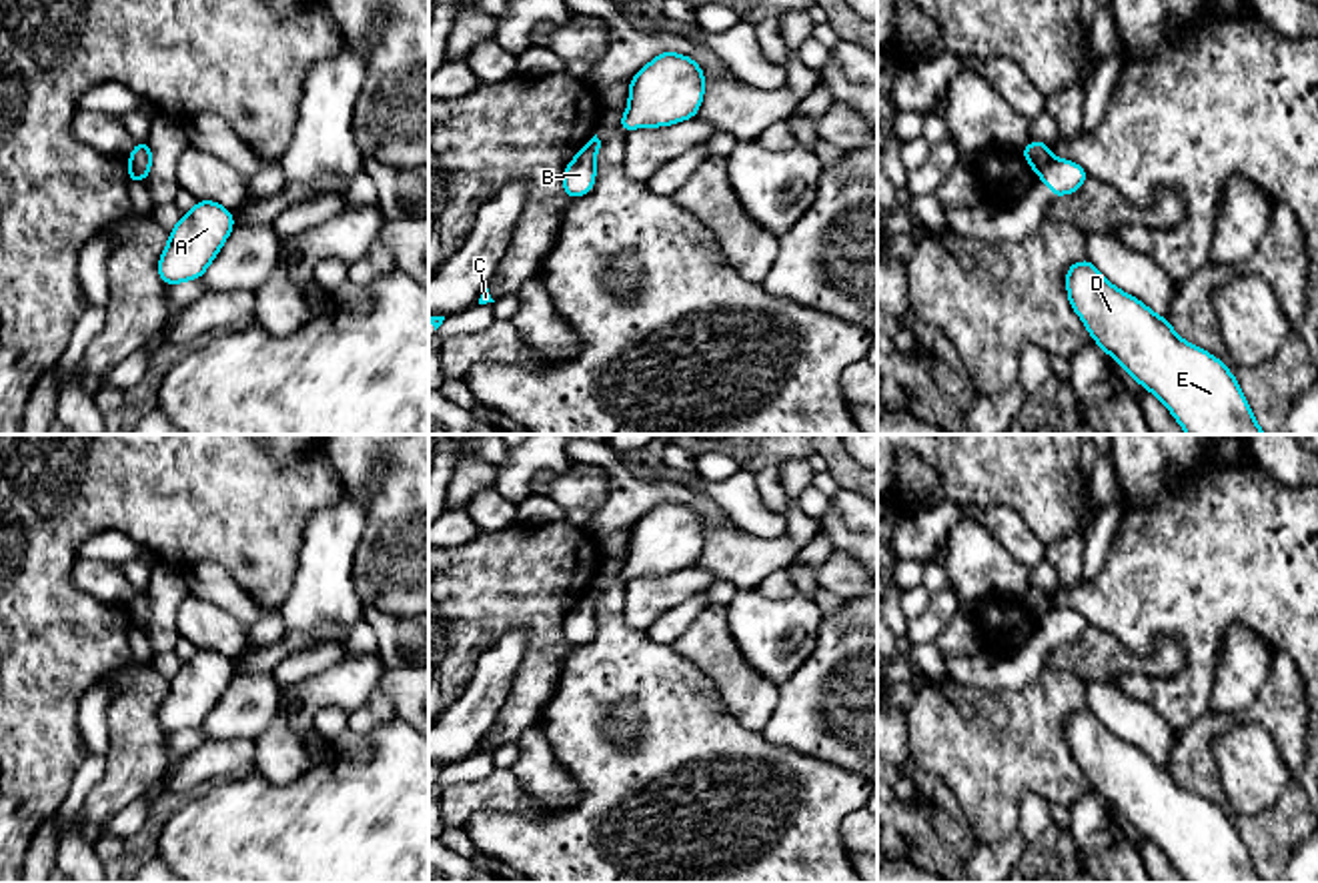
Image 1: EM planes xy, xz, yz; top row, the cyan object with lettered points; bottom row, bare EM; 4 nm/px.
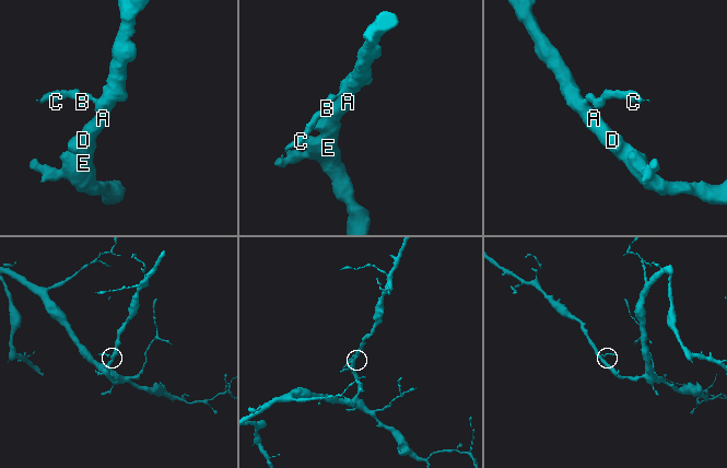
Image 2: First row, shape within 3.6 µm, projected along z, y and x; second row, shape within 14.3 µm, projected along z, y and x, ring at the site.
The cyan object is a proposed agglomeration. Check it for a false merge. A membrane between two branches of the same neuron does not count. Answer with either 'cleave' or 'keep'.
cleave

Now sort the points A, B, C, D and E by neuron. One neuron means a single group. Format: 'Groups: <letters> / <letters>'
Groups: A D E / B C

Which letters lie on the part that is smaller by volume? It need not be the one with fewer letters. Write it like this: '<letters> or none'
B, C

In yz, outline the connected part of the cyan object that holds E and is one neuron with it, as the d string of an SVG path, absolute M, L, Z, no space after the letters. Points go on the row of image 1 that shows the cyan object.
M1090 258L1068 266L1066 288L1092 340L1156 394L1188 434L1266 434L1228 366L1108 282Z

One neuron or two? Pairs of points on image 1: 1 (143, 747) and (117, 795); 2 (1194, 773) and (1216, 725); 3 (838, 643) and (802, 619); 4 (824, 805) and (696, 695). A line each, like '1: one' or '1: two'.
1: one
2: one
3: two
4: one

